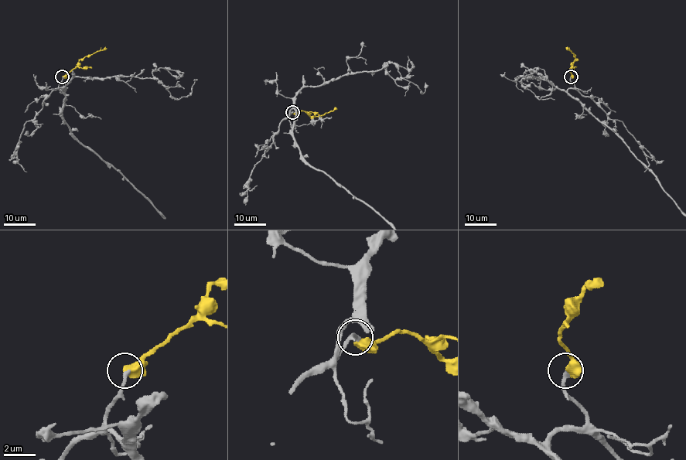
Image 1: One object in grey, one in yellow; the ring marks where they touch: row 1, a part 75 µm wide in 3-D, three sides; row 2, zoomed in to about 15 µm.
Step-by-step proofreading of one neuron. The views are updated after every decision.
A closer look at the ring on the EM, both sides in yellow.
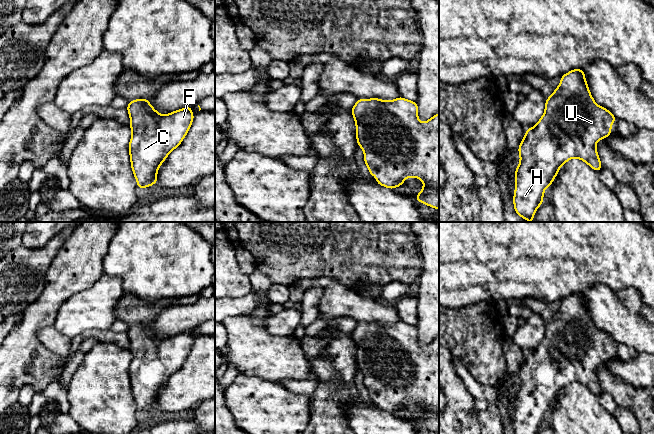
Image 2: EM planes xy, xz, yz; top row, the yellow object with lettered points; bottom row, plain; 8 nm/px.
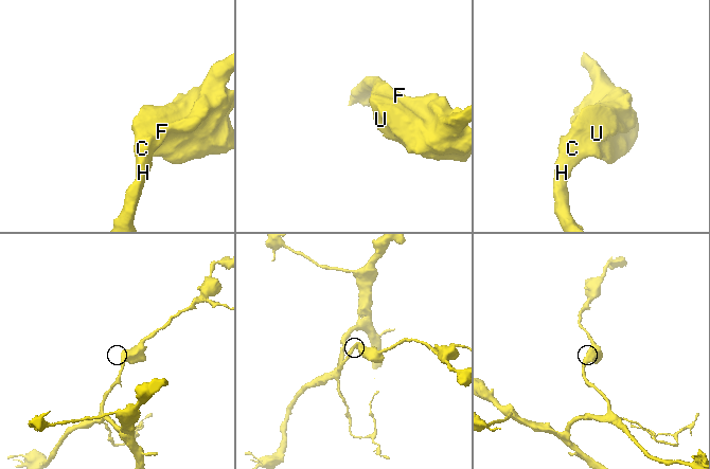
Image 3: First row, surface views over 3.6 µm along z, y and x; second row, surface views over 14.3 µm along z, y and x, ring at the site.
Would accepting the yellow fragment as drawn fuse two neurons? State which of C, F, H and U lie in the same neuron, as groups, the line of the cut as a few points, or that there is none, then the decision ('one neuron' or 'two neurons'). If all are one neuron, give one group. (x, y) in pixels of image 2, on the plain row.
groups C F H U; cut none; one neuron

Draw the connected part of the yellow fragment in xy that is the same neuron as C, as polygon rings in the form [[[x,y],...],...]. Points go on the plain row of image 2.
[[[148,323],[128,327],[132,361],[131,392],[138,413],[157,407],[157,395],[172,374],[180,369],[193,346],[192,330],[161,339]]]

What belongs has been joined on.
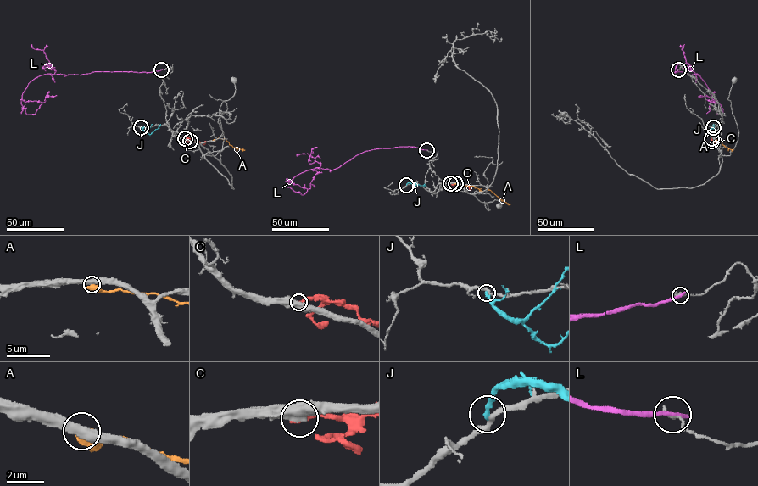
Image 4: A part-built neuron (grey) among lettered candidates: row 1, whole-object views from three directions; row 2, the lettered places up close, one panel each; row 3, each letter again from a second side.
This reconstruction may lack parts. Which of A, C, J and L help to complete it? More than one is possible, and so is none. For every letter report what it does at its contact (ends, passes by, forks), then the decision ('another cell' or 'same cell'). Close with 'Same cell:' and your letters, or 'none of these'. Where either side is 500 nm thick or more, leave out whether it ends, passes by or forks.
A: another cell
C: another cell
J: it ends there; another cell
L: it ends there; another cell
Same cell: none of these

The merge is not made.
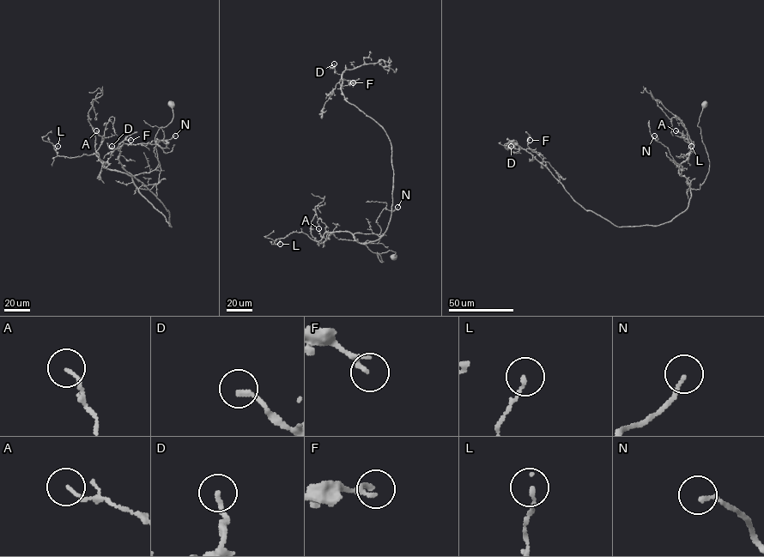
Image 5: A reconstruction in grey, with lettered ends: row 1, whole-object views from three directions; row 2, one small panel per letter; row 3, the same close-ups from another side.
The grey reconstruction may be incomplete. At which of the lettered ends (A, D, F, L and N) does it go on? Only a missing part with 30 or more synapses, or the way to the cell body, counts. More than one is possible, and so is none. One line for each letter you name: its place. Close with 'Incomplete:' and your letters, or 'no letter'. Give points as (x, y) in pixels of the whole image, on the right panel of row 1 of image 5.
Incomplete: no letter

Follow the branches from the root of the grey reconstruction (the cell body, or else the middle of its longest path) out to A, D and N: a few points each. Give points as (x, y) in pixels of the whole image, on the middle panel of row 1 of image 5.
A: (393, 257), (392, 251), (378, 253), (381, 262), (348, 232), (326, 232), (318, 243), (325, 239), (318, 228)
D: (393, 257), (378, 253), (381, 262), (360, 243), (390, 220), (390, 140), (345, 98), (334, 63)
N: (393, 257), (392, 251), (378, 253), (381, 262), (354, 234), (378, 234), (382, 210), (397, 207)

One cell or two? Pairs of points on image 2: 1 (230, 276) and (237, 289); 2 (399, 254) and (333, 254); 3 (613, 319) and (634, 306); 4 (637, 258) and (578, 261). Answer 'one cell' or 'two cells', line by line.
1: one cell
2: one cell
3: two cells
4: one cell

